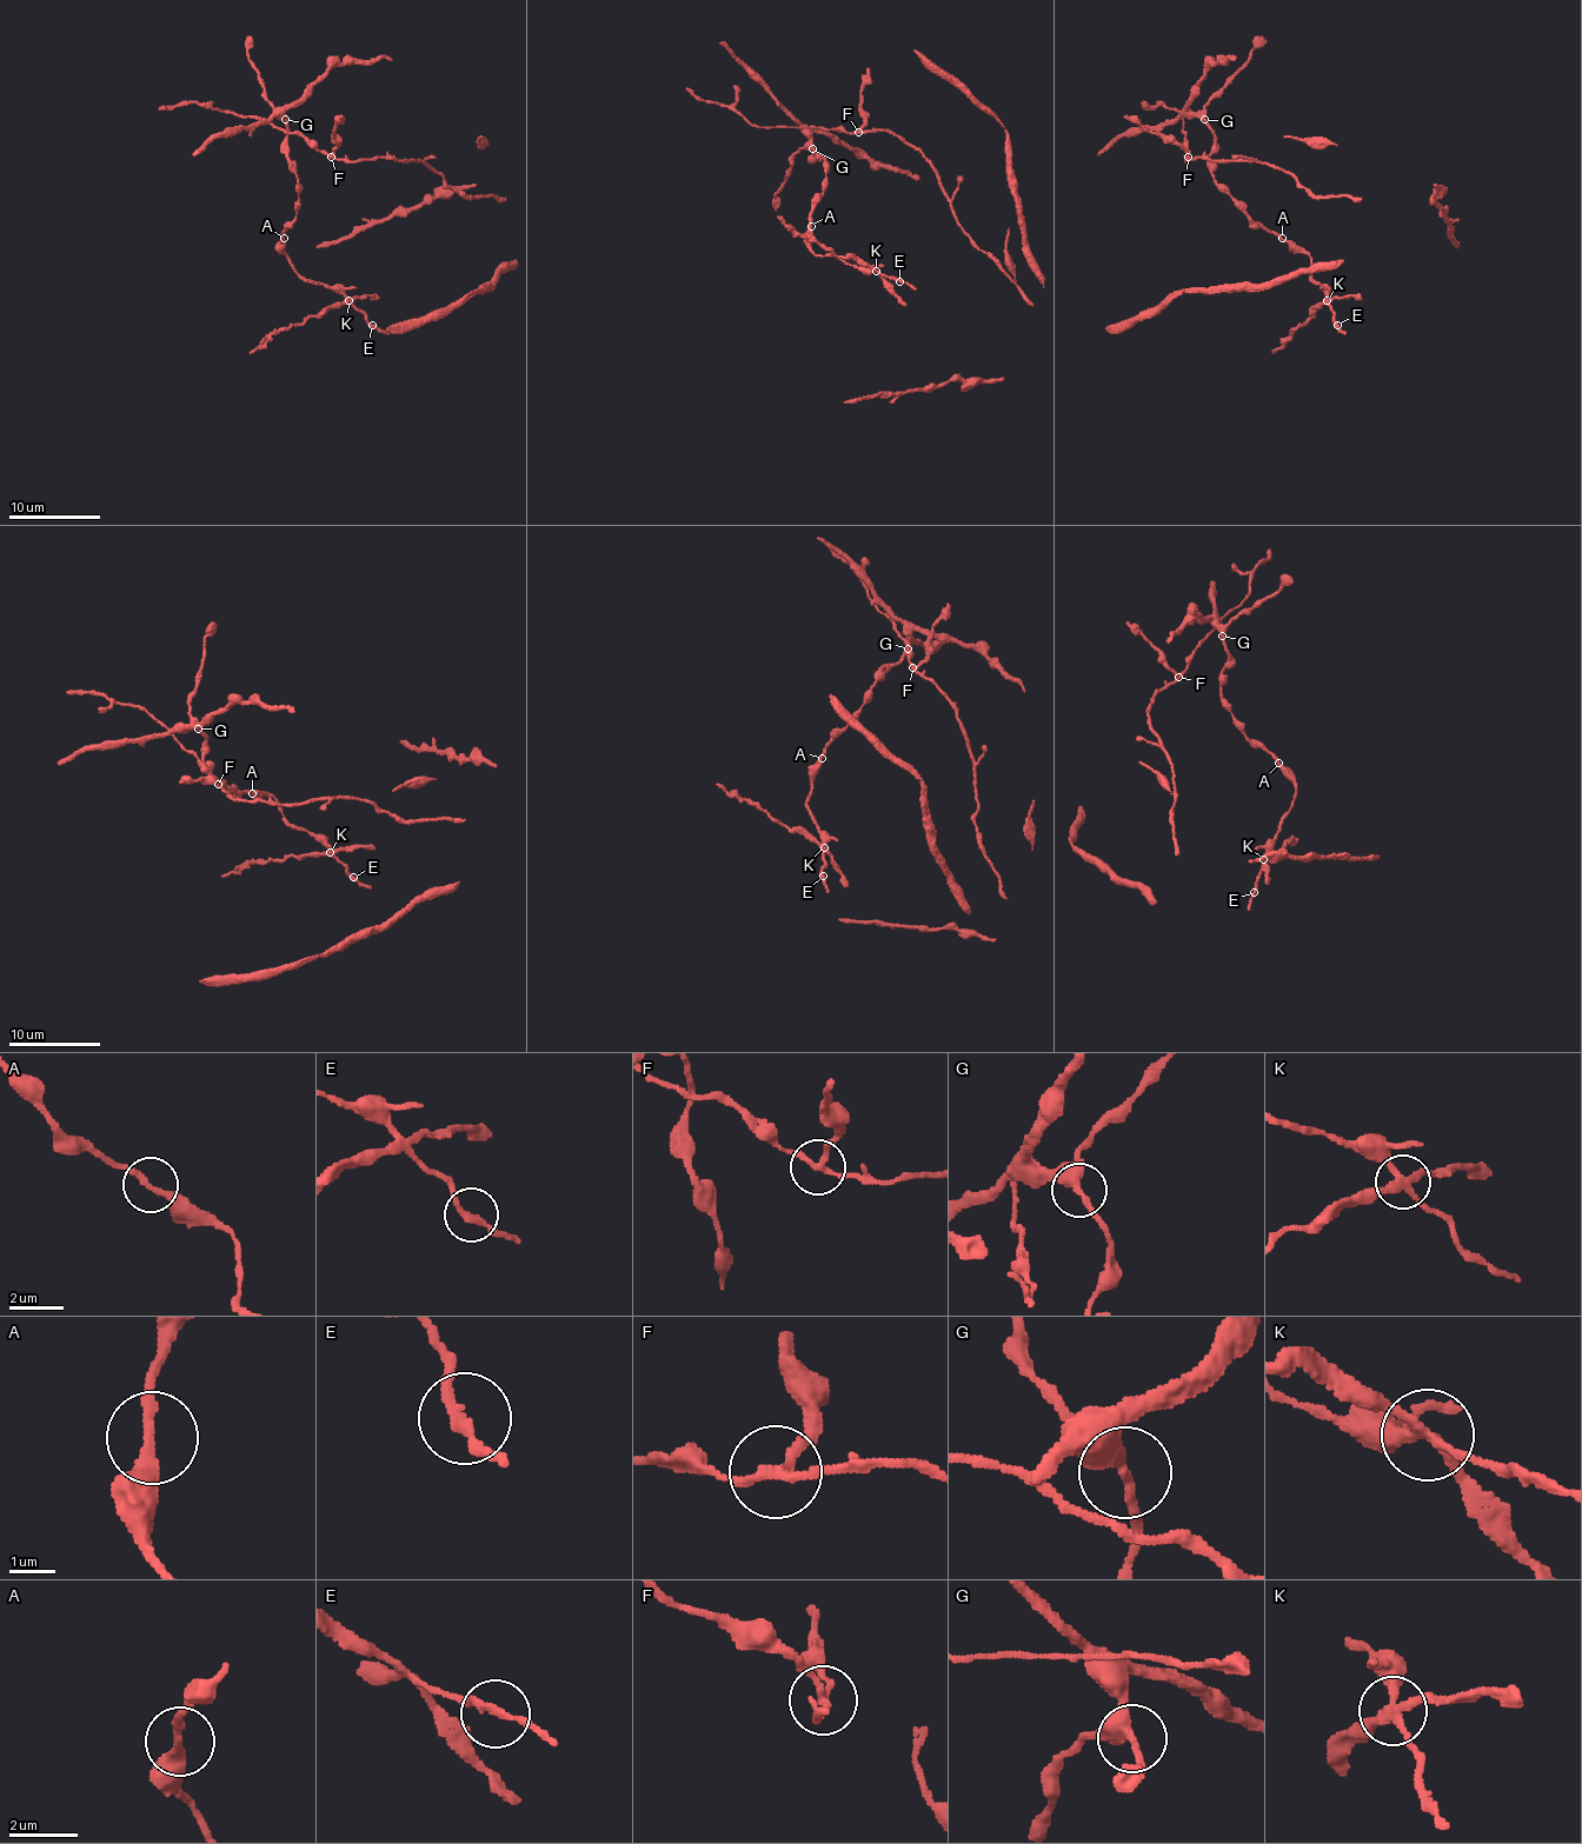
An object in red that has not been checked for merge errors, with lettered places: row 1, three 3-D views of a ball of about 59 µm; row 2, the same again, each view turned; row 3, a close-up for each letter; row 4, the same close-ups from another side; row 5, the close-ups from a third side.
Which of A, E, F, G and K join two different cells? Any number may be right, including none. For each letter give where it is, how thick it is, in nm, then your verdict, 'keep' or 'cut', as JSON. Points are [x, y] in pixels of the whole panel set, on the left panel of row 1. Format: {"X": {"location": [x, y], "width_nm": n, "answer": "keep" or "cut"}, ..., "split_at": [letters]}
{"A": {"location": [284, 238], "width_nm": 260, "answer": "keep"}, "E": {"location": [372, 325], "width_nm": 200, "answer": "keep"}, "F": {"location": [331, 157], "width_nm": 190, "answer": "cut"}, "G": {"location": [285, 119], "width_nm": 280, "answer": "keep"}, "K": {"location": [349, 300], "width_nm": 240, "answer": "cut"}, "split_at": ["F", "K"]}

